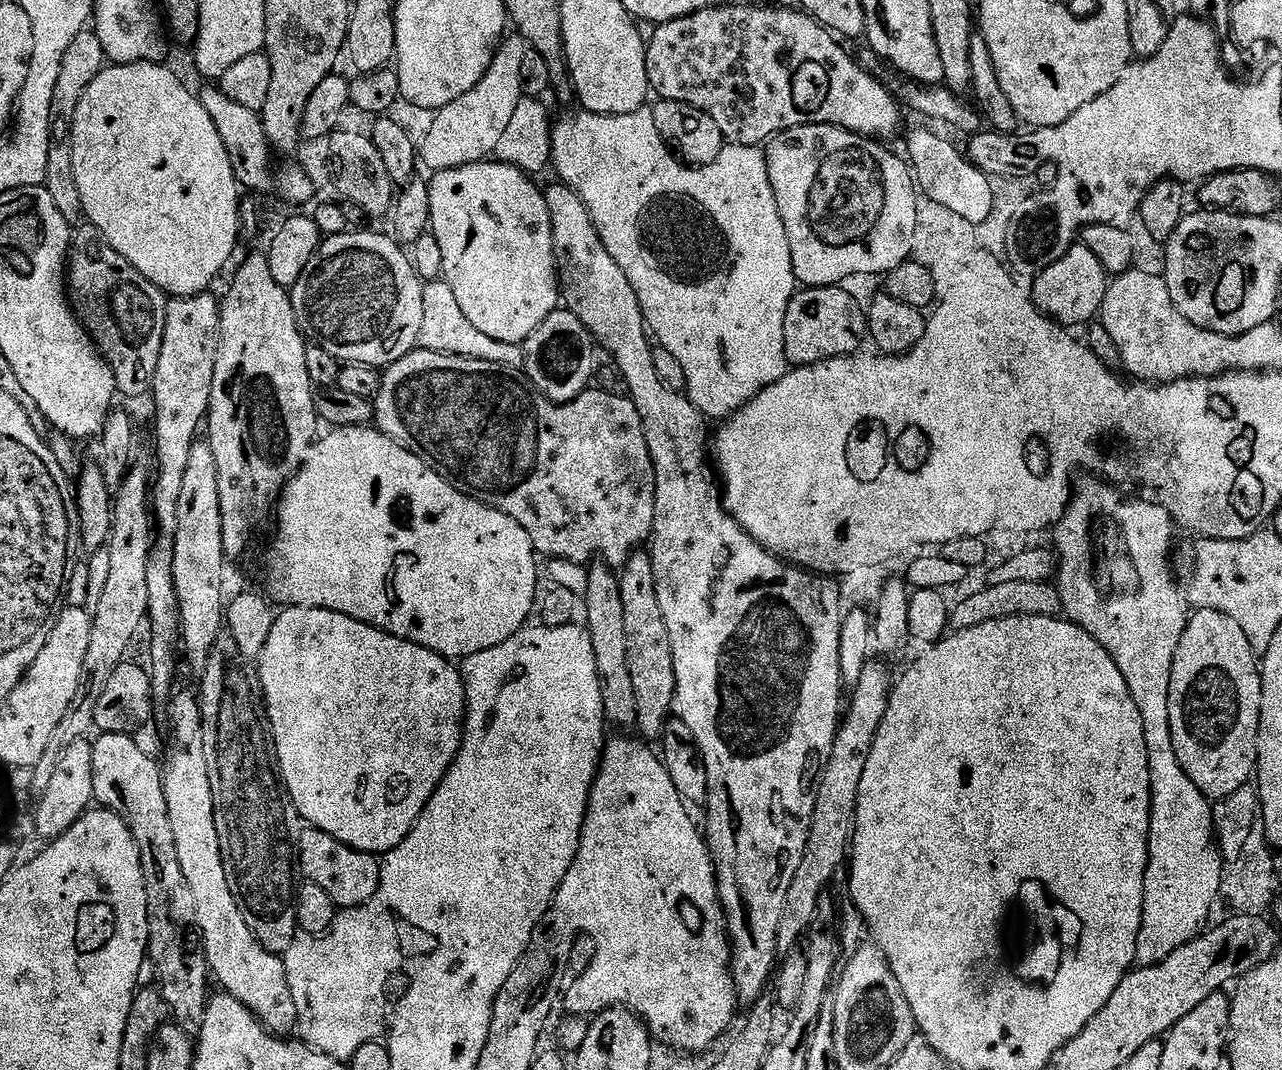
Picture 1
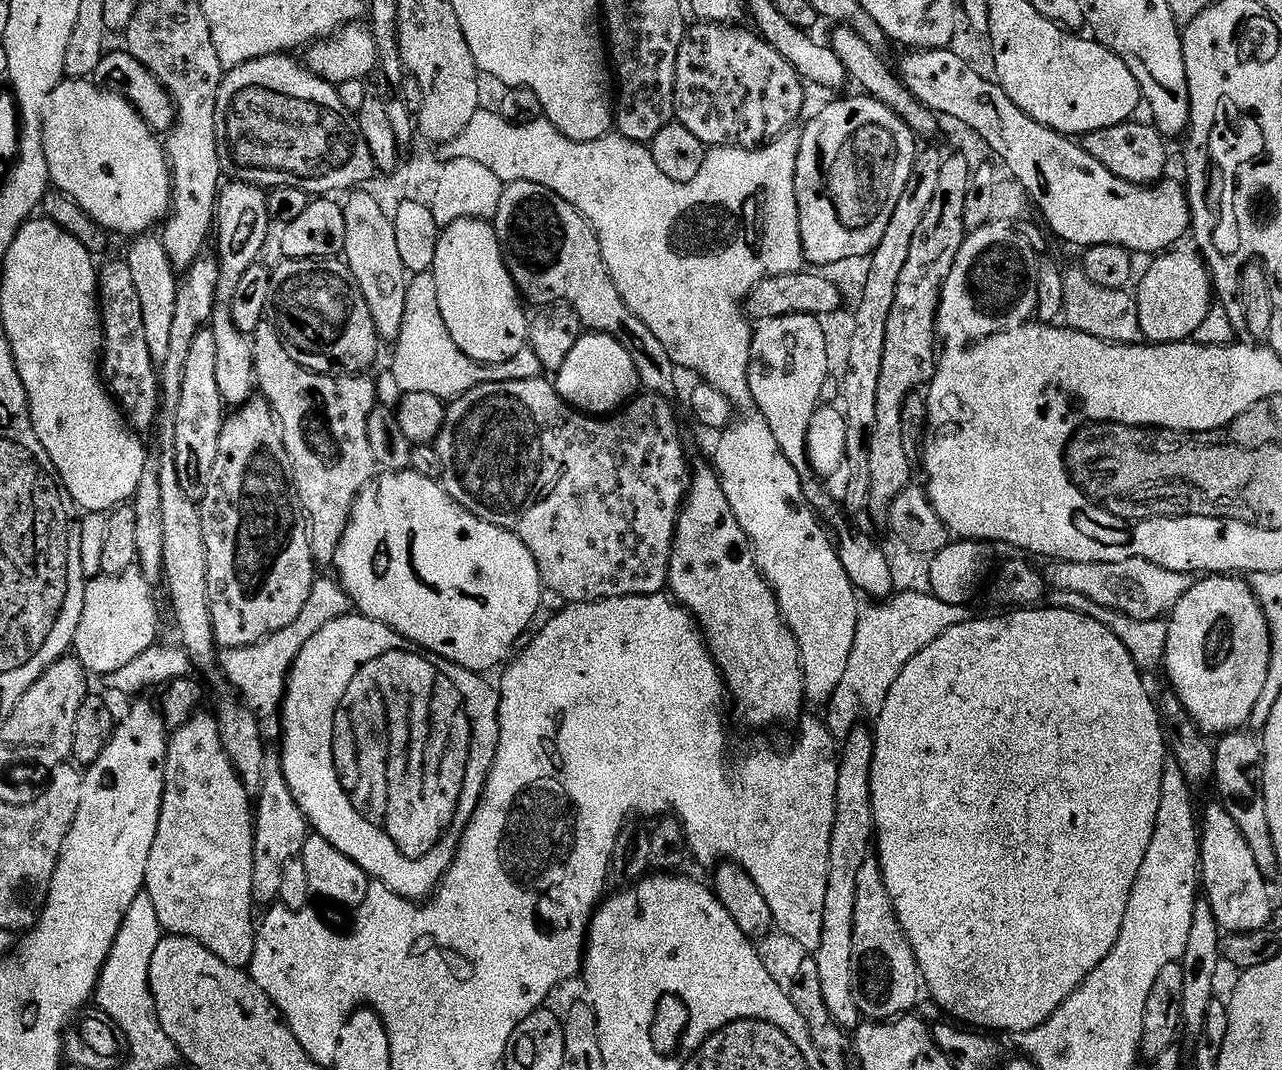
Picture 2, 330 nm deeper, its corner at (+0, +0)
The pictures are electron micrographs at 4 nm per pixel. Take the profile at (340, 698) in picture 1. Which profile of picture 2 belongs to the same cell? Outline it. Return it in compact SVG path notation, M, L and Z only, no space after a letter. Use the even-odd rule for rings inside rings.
M349 614L322 626L322 630L318 630L318 634L314 634L314 638L302 646L302 654L298 654L288 676L288 690L282 705L284 777L298 806L304 811L311 831L326 838L334 850L342 850L342 854L346 854L346 858L357 864L375 883L385 884L394 890L394 894L413 902L431 897L454 862L456 852L460 849L460 840L476 813L488 775L494 766L494 758L498 754L500 697L497 689L493 685L491 688L484 680L487 679L481 673L471 672L440 656L433 656L411 644L404 636L399 636L393 628L359 614Z

